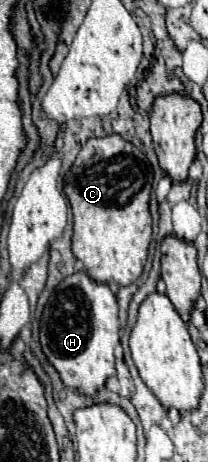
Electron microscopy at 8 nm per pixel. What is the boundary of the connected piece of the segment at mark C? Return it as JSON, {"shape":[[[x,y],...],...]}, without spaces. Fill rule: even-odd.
{"shape":[[[120,134],[90,138],[66,174],[64,192],[74,214],[72,252],[84,262],[90,278],[96,282],[112,278],[118,286],[132,284],[144,270],[152,240],[152,164],[148,156]]]}

